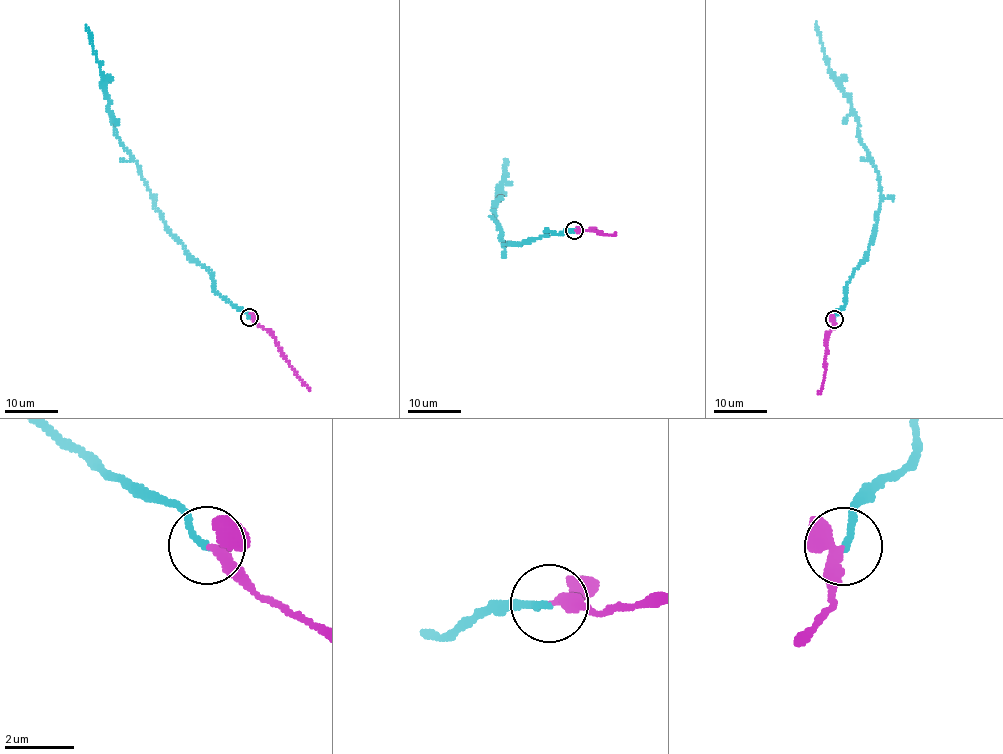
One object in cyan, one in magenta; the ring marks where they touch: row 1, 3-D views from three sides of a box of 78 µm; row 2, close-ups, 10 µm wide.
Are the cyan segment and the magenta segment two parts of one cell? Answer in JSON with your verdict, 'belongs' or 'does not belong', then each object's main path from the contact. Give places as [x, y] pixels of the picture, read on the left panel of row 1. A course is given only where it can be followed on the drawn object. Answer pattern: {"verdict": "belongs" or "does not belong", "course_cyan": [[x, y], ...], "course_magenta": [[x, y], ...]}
{"verdict": "belongs", "course_cyan": [[250, 316], [216, 289], [212, 273], [186, 250], [154, 205], [140, 167], [115, 129], [101, 62], [87, 26]], "course_magenta": [[250, 316], [274, 336], [291, 368], [309, 391]]}

